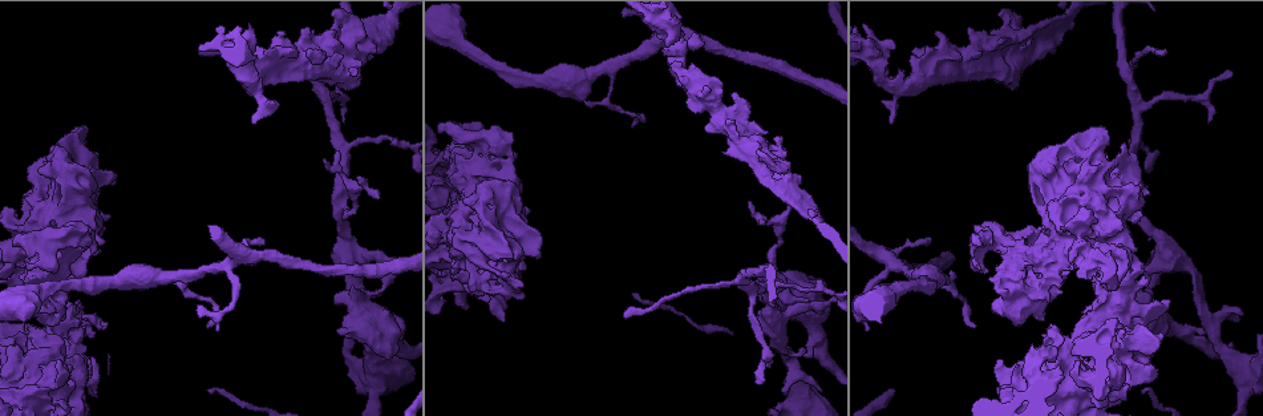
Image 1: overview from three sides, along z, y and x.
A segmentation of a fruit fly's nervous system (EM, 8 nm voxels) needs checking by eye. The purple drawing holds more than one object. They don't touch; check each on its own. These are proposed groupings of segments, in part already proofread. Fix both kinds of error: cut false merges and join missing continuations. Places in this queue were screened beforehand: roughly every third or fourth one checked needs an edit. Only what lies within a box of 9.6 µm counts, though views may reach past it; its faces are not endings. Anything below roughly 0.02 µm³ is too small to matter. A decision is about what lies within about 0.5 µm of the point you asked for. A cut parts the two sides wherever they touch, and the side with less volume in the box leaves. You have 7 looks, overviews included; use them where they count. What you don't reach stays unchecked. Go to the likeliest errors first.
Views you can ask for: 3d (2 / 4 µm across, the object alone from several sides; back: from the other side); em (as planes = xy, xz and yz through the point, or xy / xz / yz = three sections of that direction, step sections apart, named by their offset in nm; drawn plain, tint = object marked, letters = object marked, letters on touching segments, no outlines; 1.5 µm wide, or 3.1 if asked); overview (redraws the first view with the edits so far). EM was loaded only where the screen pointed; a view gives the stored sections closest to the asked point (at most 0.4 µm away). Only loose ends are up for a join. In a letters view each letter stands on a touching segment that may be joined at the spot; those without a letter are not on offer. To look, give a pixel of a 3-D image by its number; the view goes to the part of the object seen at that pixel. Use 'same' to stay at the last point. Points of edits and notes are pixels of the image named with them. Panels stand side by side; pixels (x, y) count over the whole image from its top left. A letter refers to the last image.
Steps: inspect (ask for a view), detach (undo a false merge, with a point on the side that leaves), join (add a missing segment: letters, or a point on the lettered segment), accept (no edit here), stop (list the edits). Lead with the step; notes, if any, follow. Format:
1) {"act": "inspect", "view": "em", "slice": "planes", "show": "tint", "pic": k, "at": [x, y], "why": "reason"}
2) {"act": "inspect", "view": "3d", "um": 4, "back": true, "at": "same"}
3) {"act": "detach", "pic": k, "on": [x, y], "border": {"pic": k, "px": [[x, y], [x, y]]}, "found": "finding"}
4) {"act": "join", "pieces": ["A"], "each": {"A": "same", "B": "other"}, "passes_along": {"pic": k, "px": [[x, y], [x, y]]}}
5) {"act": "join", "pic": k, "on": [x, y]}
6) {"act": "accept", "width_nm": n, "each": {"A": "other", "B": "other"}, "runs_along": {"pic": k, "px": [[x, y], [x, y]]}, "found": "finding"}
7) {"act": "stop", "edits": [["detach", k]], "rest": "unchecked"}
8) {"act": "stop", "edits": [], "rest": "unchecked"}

{"act": "inspect", "view": "em", "slice": "xy", "step": 4, "show": "tint", "pic": 1, "at": [889, 122], "why": "an open end"}

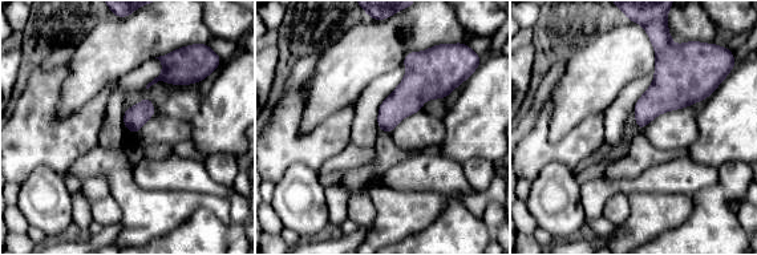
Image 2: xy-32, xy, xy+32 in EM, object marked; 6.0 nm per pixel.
{"act": "inspect", "view": "em", "slice": "planes", "show": "letters", "at": "same"}

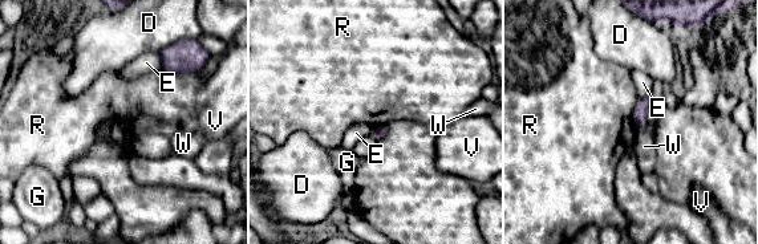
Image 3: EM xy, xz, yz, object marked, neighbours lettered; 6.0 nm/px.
{"act": "accept", "each": {"D": "other", "E": "other", "G": "other", "R": "other", "V": "other", "W": "other"}, "found": "no lettered segment goes on from it"}

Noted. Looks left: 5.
{"act": "inspect", "view": "3d", "um": 4, "pic": 1, "at": [1159, 275], "why": "abrupt turn"}

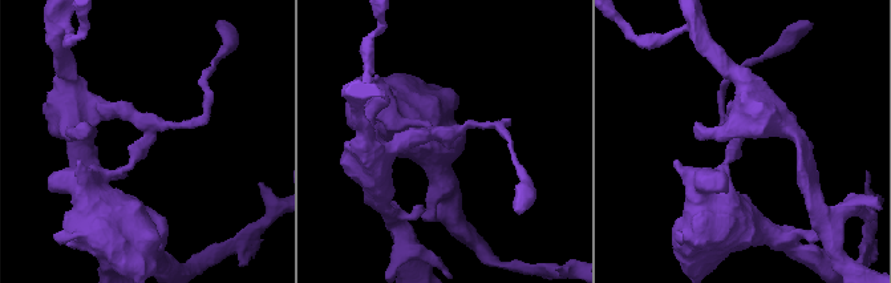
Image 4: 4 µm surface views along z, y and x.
{"act": "inspect", "view": "em", "slice": "planes", "show": "plain", "pic": 4, "at": [442, 137]}

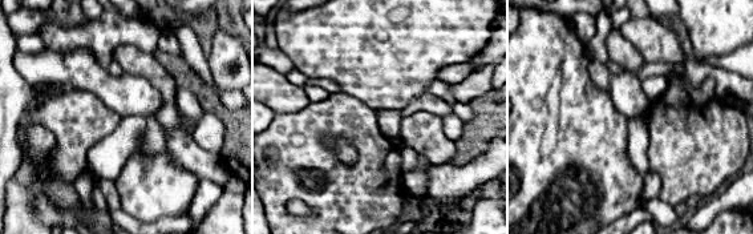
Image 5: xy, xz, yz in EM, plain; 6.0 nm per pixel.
{"act": "inspect", "view": "em", "slice": "planes", "show": "letters", "at": "same"}

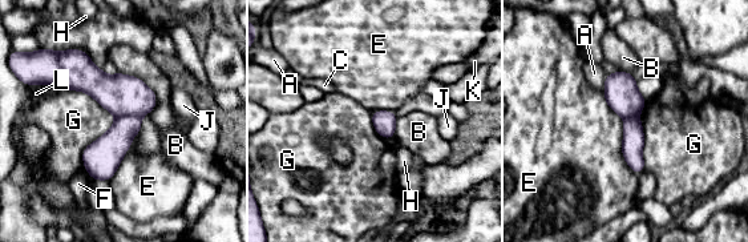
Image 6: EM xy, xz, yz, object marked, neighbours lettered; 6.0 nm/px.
{"act": "detach", "pic": 6, "on": [121, 95], "width_nm": 140, "each": {"A": "other", "B": "other", "C": "other", "E": "other", "F": "other", "G": "other", "H": "other", "J": "other", "K": "other", "L": "other"}, "part_leaving": {"pic": 6, "px": [[52, 76], [153, 101]]}, "found": "two neurons meet here"}

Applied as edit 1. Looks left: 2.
{"act": "stop", "edits": [["detach", 6]], "rest": "unchecked"}

